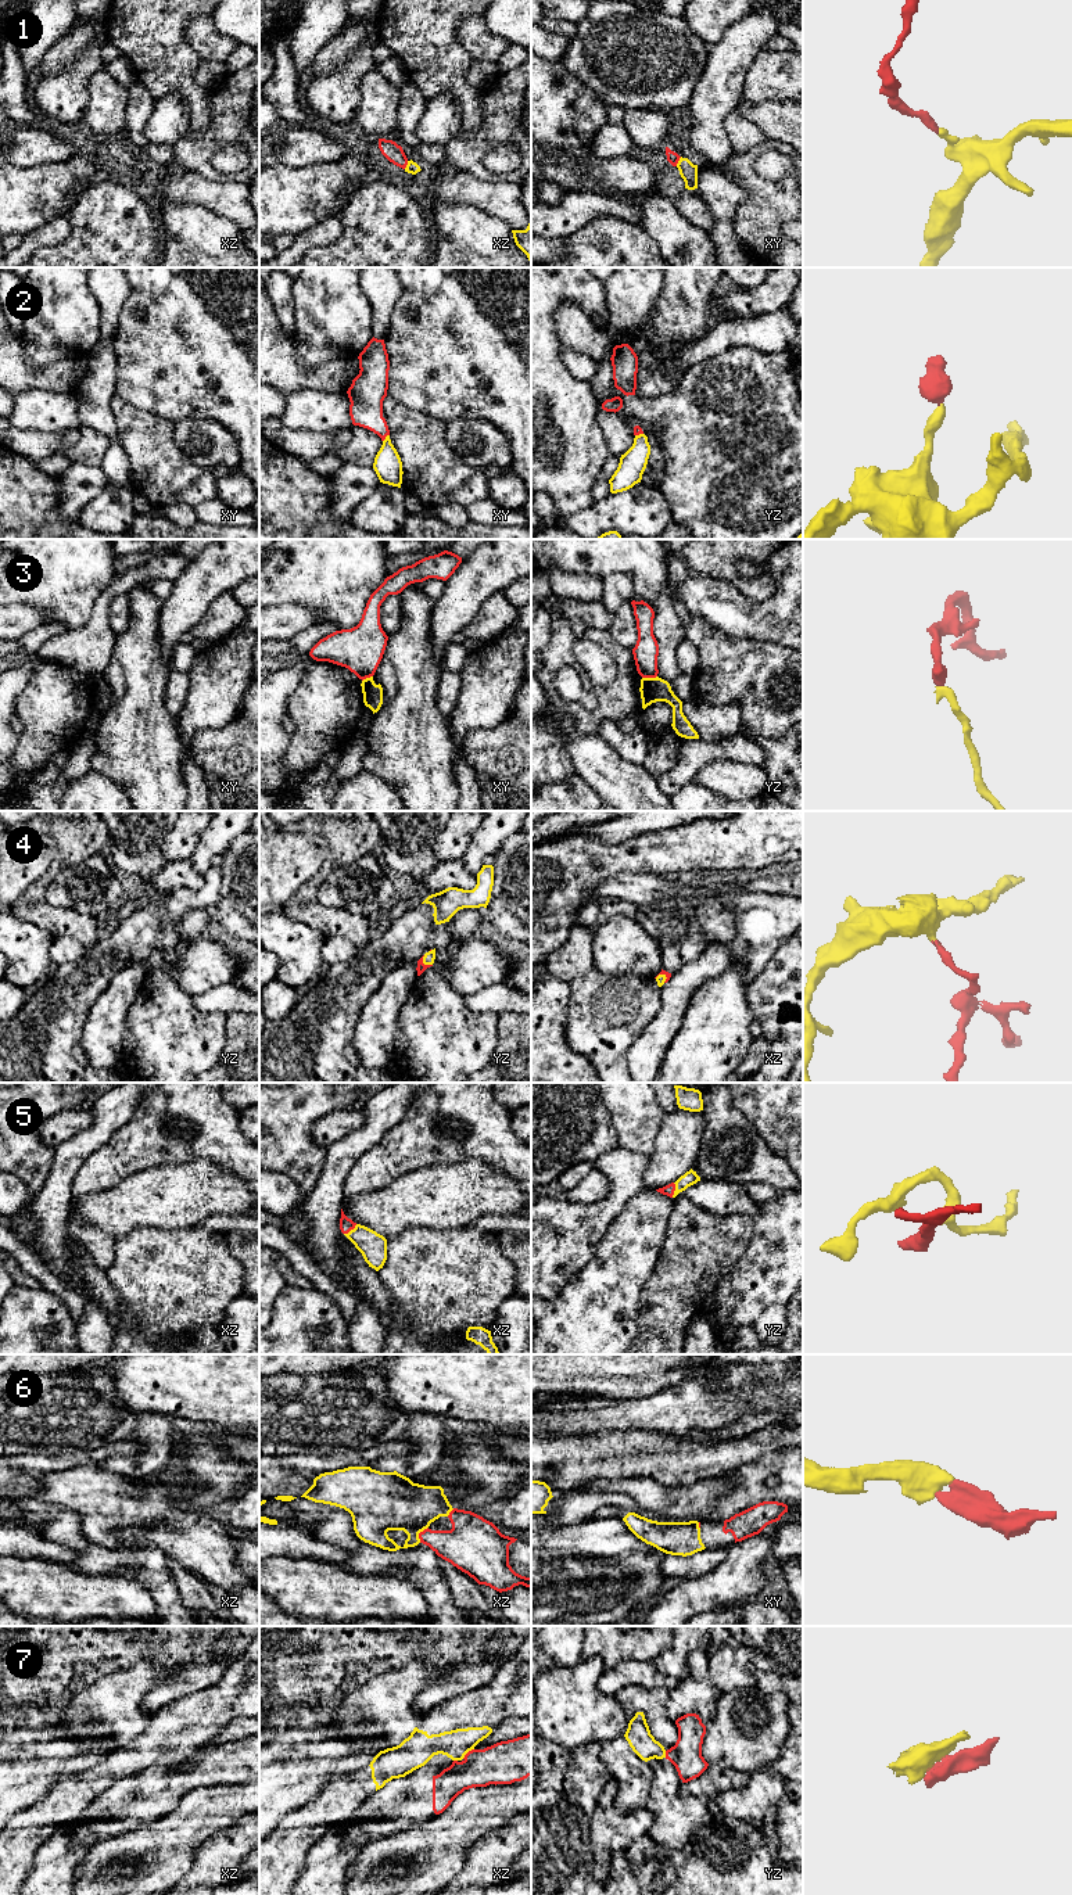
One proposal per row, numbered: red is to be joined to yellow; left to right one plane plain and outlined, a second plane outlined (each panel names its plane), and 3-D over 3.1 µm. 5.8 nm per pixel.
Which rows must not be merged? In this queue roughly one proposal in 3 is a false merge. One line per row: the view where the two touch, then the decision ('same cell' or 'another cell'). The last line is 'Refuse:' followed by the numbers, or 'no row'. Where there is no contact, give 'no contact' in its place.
1: xy | same cell
2: xy | same cell
3: yz | another cell
4: yz | same cell
5: yz | same cell
6: xz | same cell
7: xz | another cell
Refuse: 3, 7

